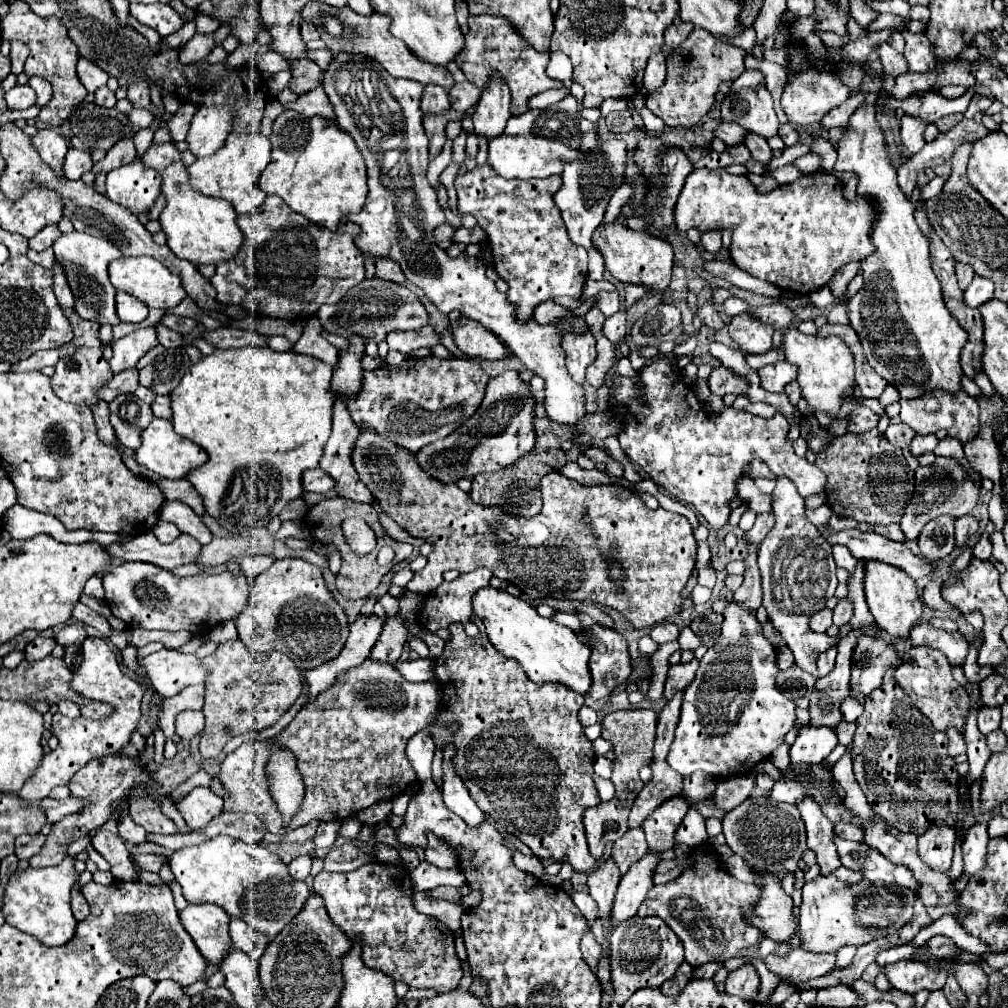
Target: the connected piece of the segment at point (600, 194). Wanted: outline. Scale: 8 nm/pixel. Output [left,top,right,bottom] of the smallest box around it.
[555,141,627,247]

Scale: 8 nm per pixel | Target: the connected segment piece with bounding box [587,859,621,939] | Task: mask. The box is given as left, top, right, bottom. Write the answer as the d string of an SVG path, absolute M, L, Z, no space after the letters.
M607 859L601 867L597 867L587 879L589 895L599 905L599 917L603 921L603 935L607 939L613 933L611 911L613 911L613 899L615 899L615 891L619 887L619 879L621 879L621 873L611 859Z

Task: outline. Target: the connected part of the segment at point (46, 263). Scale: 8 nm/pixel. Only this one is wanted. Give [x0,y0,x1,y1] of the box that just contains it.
[27,249,55,267]

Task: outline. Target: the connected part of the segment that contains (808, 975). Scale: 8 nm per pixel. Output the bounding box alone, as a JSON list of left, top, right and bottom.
[765,951,835,985]

